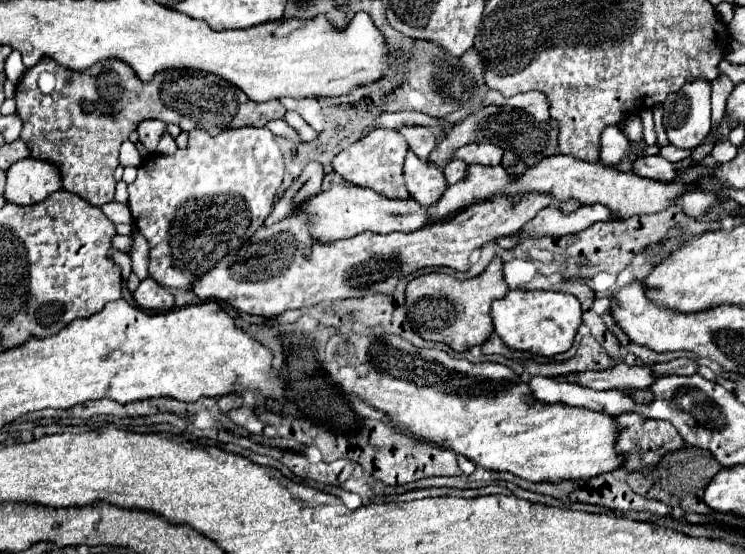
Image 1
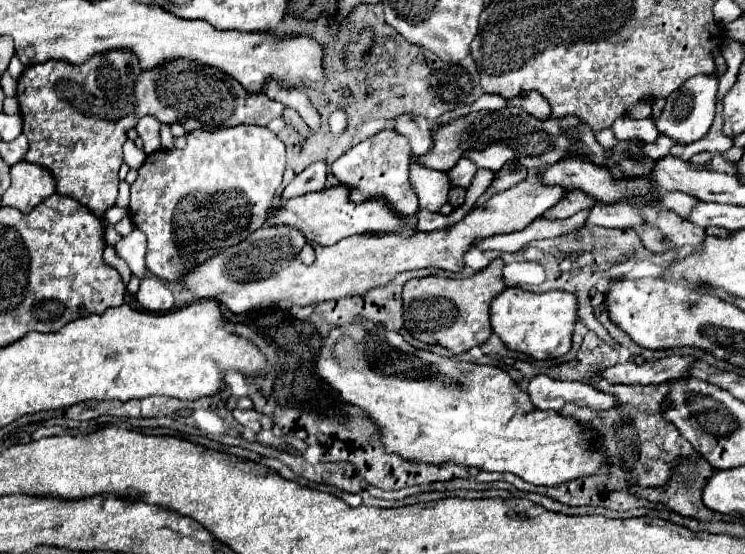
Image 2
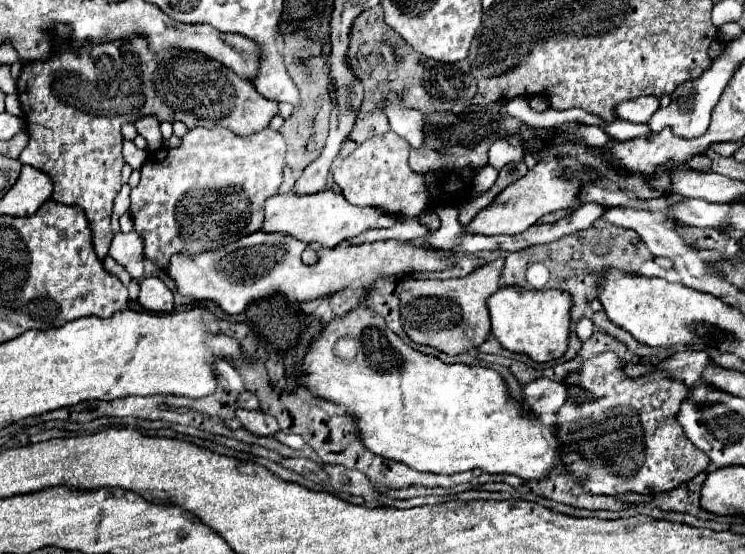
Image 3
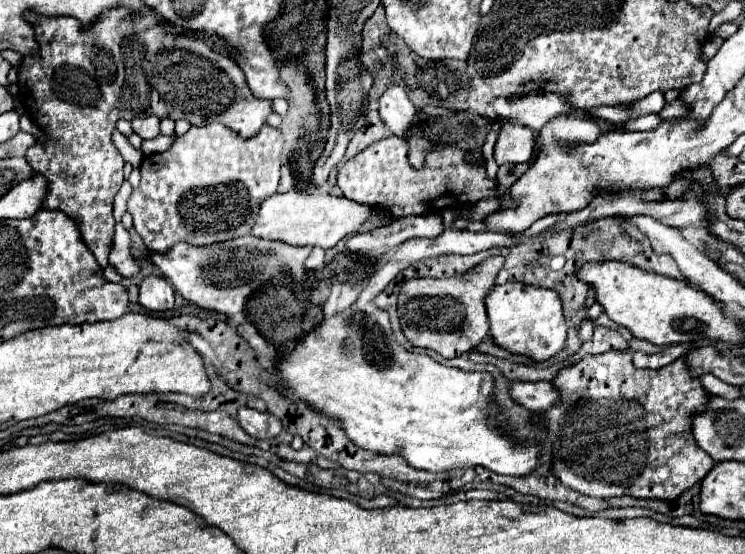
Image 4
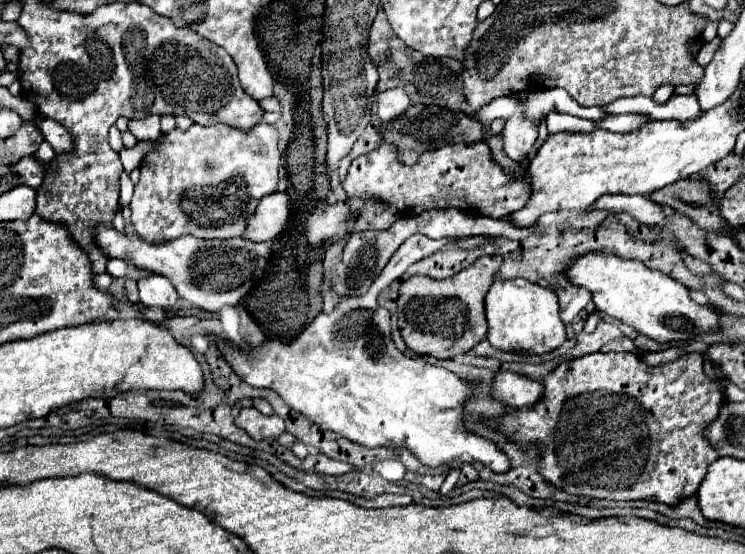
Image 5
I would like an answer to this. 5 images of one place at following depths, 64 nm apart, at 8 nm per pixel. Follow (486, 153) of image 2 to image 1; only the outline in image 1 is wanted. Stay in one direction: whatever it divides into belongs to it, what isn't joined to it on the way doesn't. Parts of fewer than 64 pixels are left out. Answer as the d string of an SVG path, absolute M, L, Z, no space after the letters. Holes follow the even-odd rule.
M468 144L456 150L454 158L460 158L468 164L480 164L480 166L496 166L502 162L504 150L496 144Z

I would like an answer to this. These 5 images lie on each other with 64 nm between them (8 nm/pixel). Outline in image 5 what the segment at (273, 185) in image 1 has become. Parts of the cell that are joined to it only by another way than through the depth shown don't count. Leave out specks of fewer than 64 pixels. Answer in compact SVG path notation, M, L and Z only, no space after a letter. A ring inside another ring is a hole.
M260 122L248 132L232 128L228 124L212 124L212 126L194 124L186 132L174 128L162 134L158 142L160 144L154 150L144 154L144 160L140 164L140 182L136 184L130 202L132 224L138 236L148 242L154 242L158 238L172 240L184 234L192 234L196 238L242 236L244 224L248 222L248 216L252 216L252 212L256 210L260 198L276 190L280 150L278 150L278 132L270 124Z

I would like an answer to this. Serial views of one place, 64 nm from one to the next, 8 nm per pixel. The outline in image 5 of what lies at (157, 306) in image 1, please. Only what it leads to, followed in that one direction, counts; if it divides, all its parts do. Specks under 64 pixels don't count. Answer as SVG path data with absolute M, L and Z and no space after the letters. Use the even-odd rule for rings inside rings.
M158 274L140 278L138 288L140 288L140 302L148 308L150 306L172 308L178 300L178 292L172 288L170 280L164 280L164 276L158 276Z

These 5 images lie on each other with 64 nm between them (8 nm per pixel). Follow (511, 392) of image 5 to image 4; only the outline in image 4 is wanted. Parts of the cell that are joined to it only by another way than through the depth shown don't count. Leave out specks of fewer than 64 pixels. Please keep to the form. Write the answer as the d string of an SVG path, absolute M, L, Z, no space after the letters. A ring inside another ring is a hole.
M510 380L508 382L510 396L514 402L520 406L528 408L530 412L546 412L554 402L560 400L560 394L556 388L550 386L550 382L520 382L520 380Z

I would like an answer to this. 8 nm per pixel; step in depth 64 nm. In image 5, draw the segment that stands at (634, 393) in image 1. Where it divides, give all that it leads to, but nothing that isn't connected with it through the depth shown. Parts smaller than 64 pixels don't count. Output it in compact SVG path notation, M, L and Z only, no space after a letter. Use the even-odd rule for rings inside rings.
M610 352L610 354L588 354L588 356L580 356L568 362L562 362L558 368L554 368L546 380L542 380L544 384L544 396L528 406L528 408L516 408L510 410L498 418L484 418L484 424L492 430L502 432L506 438L518 442L522 448L536 444L538 452L540 452L540 462L538 462L538 472L542 474L542 478L546 478L546 482L566 490L568 494L576 494L576 496L586 496L586 498L596 498L596 500L652 500L652 502L662 502L662 504L680 504L682 500L686 500L688 496L696 494L700 482L704 480L706 468L718 458L716 448L712 448L712 444L706 440L704 430L718 418L720 414L720 406L726 402L722 390L718 388L716 380L708 378L704 374L704 356L698 352L688 352L678 356L672 362L660 364L660 366L648 366L644 360L640 360L640 356L636 352Z

